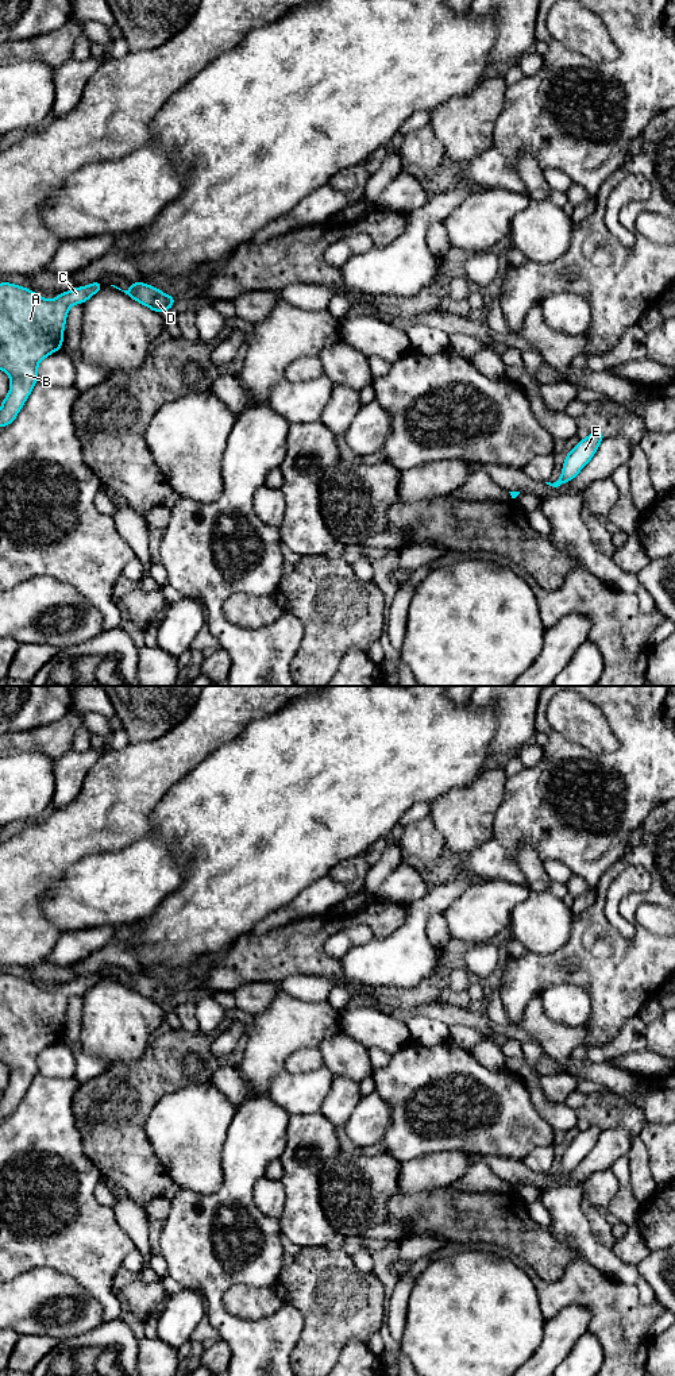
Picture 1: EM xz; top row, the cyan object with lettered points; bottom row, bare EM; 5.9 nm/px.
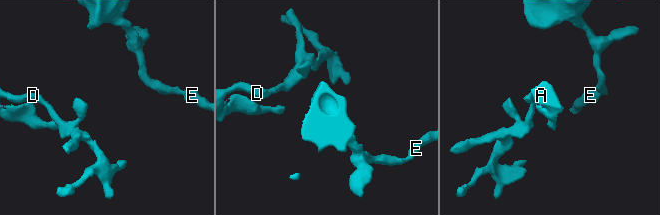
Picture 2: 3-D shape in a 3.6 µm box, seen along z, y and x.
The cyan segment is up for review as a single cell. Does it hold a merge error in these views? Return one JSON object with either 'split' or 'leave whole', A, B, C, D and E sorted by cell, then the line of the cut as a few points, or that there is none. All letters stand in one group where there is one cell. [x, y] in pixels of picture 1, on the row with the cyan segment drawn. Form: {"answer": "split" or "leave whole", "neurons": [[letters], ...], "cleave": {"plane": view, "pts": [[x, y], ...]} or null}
{"answer": "leave whole", "neurons": [["A", "B", "C", "D", "E"]], "cleave": null}

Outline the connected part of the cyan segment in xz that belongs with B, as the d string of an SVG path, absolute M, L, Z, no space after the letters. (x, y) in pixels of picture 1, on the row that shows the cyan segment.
M96 281L47 300L31 289L9 282L0 284L0 370L11 378L9 392L1 401L0 427L7 427L16 419L38 382L39 362L63 347L62 338L69 308L74 304L84 304L101 288L104 288L101 281Z

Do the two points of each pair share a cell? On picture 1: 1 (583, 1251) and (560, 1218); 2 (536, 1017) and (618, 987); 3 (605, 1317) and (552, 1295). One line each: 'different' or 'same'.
1: same
2: different
3: same

